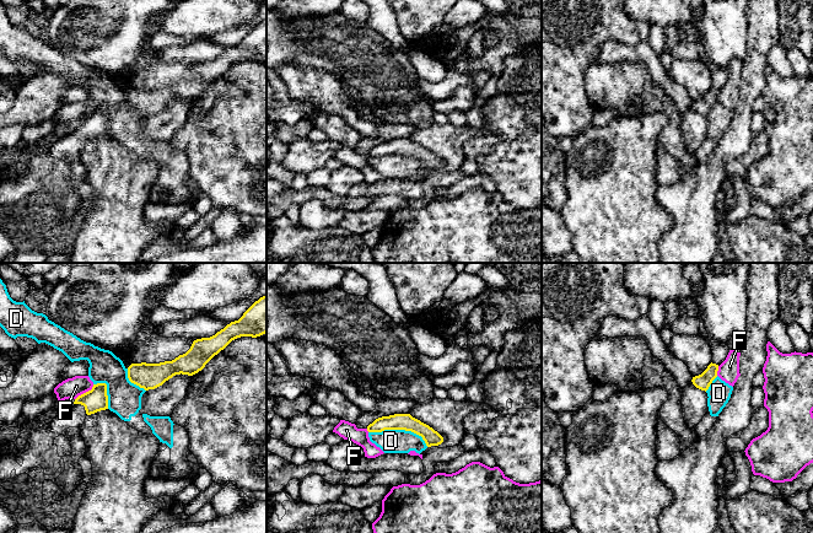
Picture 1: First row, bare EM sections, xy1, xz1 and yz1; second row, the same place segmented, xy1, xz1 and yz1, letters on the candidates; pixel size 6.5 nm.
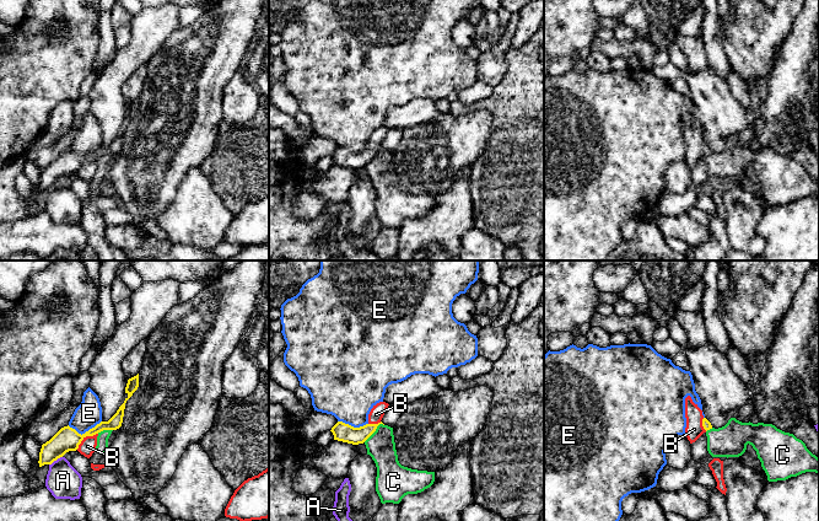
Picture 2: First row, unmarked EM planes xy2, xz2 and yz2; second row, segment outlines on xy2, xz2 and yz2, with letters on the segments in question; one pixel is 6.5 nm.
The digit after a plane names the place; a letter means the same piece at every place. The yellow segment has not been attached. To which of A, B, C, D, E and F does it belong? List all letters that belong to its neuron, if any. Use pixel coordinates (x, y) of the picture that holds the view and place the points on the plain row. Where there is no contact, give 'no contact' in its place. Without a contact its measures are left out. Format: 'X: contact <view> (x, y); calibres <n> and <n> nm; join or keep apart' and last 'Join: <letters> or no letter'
A: contact xy2 (55, 184); calibres 160 and 220 nm; keep apart
B: contact xy2 (85, 161); calibres 160 and 110 nm; keep apart
C: contact xz2 (373, 156); calibres 120 and 190 nm; keep apart
D: contact xz1 (399, 154); calibres 110 and 160 nm; keep apart
E: contact xy2 (85, 157); calibres 160 and 170 nm; keep apart
F: contact xy1 (86, 117); calibres 150 and 130 nm; keep apart
Join: no letter

